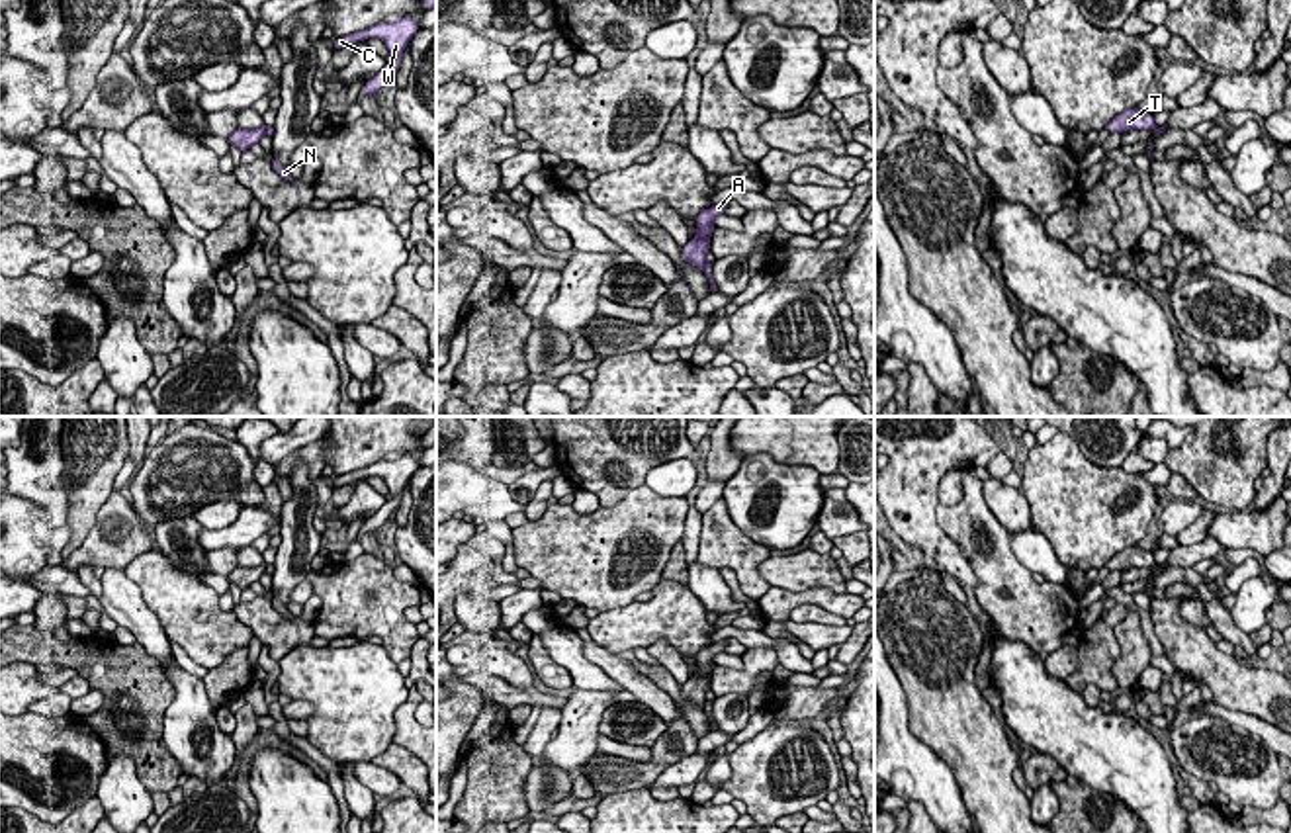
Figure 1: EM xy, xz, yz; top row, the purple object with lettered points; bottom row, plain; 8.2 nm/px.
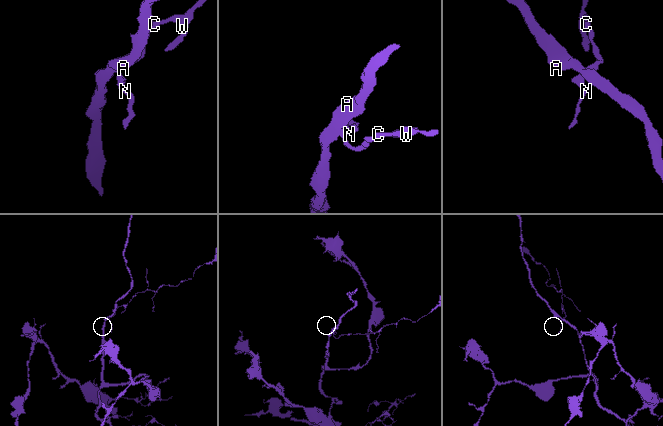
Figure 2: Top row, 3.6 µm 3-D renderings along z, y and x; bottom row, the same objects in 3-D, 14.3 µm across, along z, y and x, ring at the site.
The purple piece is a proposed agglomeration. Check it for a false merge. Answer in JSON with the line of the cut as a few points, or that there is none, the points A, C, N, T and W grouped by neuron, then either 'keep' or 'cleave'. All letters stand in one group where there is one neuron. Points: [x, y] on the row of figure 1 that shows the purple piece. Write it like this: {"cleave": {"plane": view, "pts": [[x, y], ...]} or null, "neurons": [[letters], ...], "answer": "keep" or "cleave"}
{"cleave": {"plane": "xz", "pts": [[705, 261], [703, 268]]}, "neurons": [["A", "T"], ["C", "N", "W"]], "answer": "cleave"}

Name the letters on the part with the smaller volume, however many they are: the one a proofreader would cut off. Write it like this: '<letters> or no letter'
C, N, W

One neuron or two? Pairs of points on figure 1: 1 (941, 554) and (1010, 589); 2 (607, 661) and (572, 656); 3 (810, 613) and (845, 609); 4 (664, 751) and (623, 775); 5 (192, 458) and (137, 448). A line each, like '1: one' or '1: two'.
1: two
2: two
3: two
4: one
5: two

